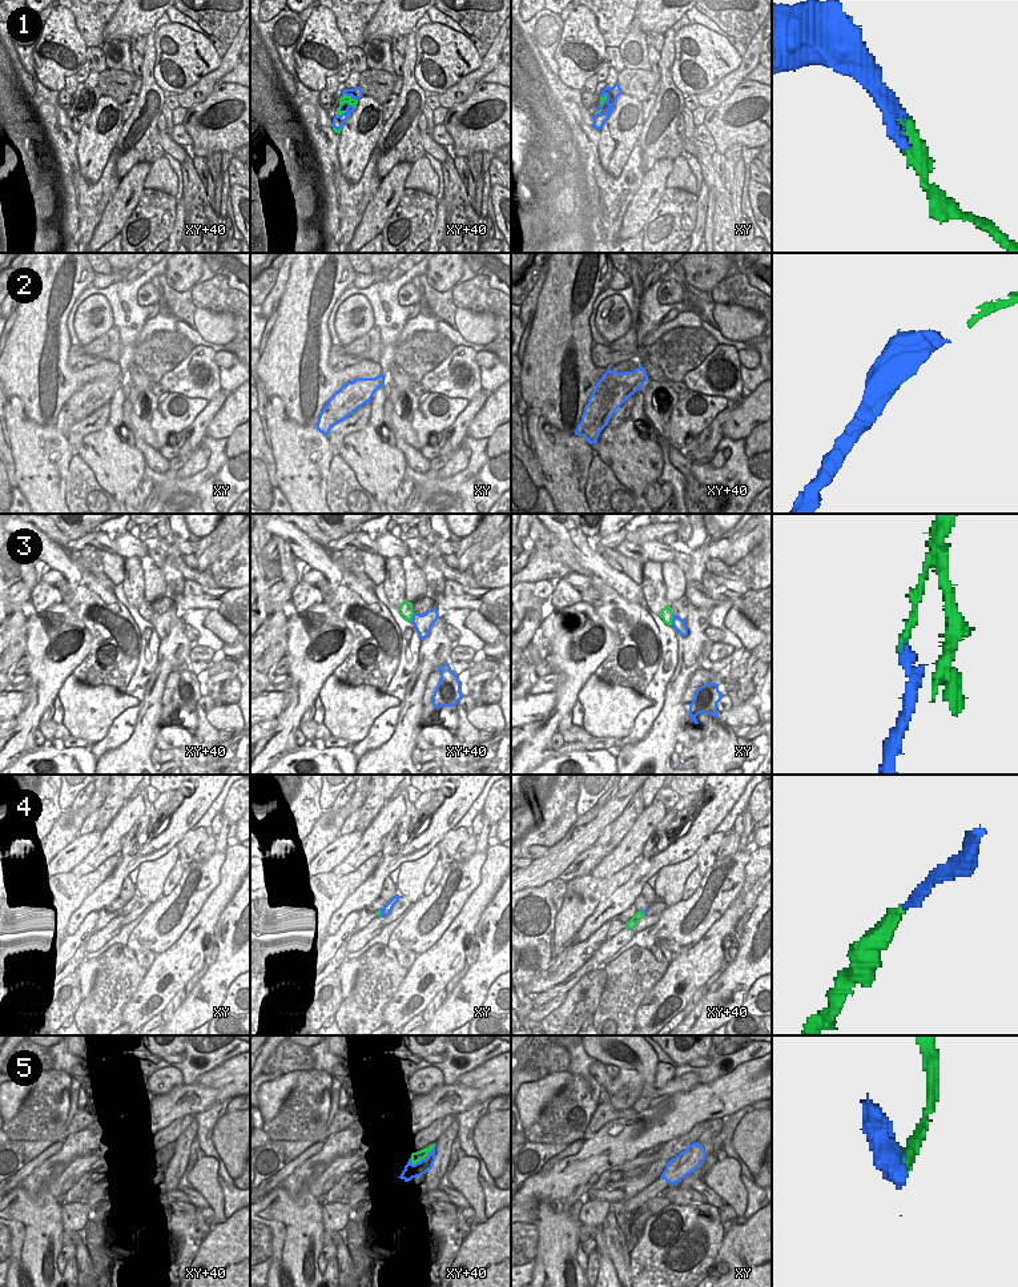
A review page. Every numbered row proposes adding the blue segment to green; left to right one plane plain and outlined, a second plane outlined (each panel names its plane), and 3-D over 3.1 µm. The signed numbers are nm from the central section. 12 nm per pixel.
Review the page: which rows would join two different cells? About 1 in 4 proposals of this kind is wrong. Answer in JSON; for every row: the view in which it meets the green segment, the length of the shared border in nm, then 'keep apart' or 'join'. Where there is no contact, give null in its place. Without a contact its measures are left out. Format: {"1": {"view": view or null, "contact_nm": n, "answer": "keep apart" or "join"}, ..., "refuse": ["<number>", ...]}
{"1": {"view": "xy+40", "contact_nm": 220, "answer": "join"}, "2": {"view": "xy+40", "contact_nm": 80, "answer": "join"}, "3": {"view": "xy", "contact_nm": 150, "answer": "keep apart"}, "4": {"view": "xy", "contact_nm": 90, "answer": "join"}, "5": {"view": "xy+40", "contact_nm": 360, "answer": "keep apart"}, "refuse": ["3", "5"]}

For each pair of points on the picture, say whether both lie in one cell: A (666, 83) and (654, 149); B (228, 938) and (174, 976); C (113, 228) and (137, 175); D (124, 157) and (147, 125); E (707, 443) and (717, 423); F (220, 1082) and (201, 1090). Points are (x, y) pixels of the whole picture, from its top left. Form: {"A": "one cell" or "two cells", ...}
{"A": "one cell", "B": "two cells", "C": "one cell", "D": "one cell", "E": "one cell", "F": "one cell"}

